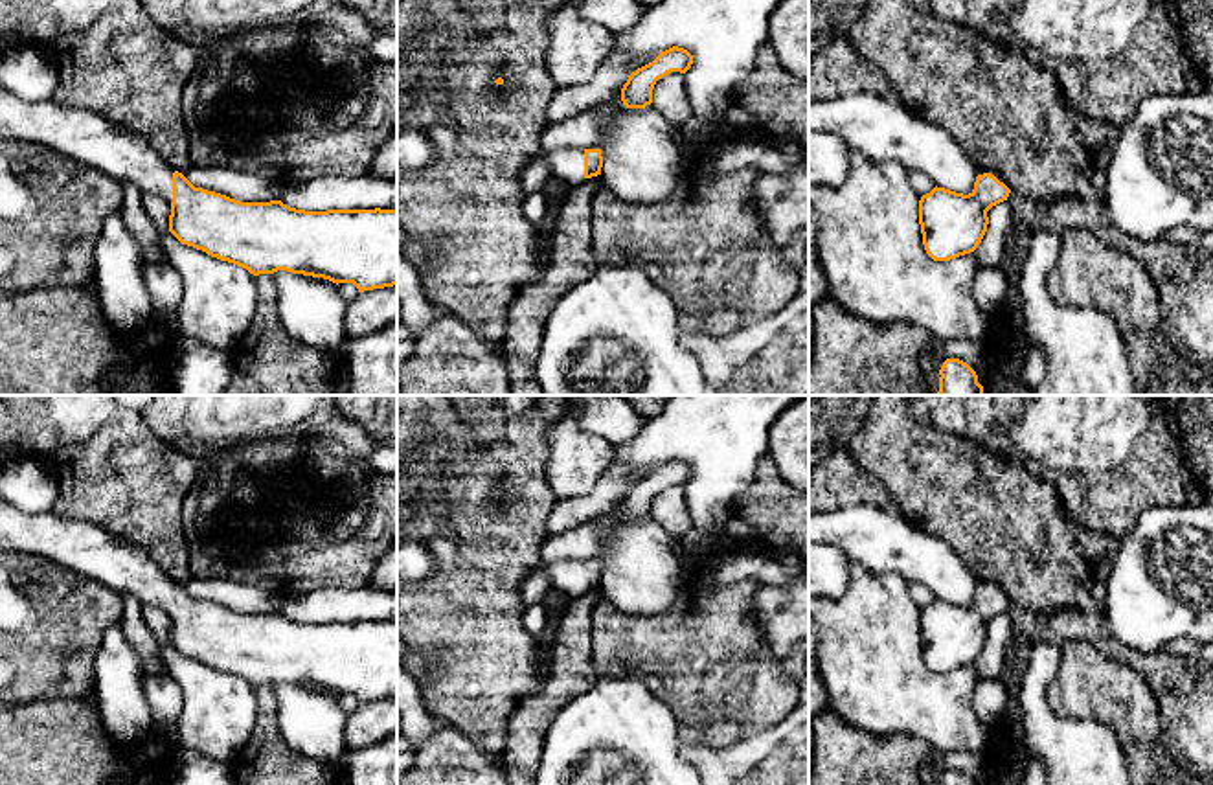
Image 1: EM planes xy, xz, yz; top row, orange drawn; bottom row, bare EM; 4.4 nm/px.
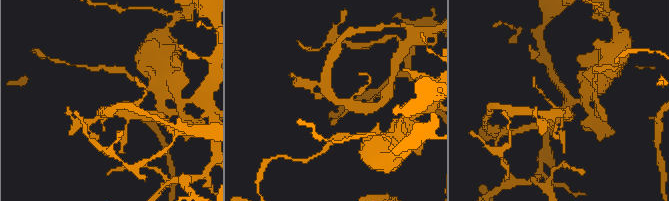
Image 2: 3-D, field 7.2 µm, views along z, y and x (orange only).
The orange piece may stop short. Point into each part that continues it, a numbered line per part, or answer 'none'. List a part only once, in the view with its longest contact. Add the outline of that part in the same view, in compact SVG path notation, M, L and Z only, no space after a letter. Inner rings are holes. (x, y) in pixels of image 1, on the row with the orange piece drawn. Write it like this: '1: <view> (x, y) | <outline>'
1: xy (81, 135) | M0 88L0 140L57 151L173 202L175 169L145 138L92 110L53 99L28 103Z

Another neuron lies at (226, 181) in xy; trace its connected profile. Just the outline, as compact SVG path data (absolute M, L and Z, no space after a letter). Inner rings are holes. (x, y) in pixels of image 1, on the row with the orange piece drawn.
M191 165L184 176L195 186L241 202L279 200L283 184L230 165Z

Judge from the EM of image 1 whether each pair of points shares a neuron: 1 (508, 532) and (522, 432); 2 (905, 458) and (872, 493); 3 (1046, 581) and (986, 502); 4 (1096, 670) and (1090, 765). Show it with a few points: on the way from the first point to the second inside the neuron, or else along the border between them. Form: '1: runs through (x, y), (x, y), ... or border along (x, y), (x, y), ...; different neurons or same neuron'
1: runs through (524, 508), (522, 456); same neuron
2: border along (850, 455), (881, 482), (901, 513); different neurons
3: runs through (1028, 563), (1026, 545), (1004, 523); same neuron
4: border along (1050, 708), (1061, 717), (1103, 723), (1122, 750); different neurons

